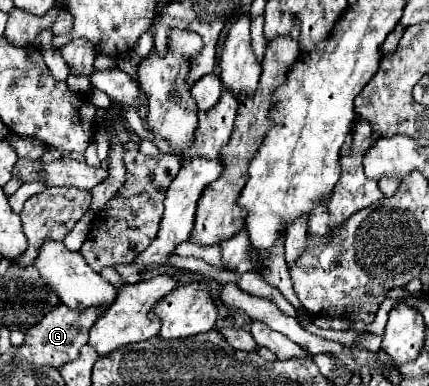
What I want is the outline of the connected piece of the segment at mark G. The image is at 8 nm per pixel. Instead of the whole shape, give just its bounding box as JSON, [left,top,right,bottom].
[16,304,98,368]

